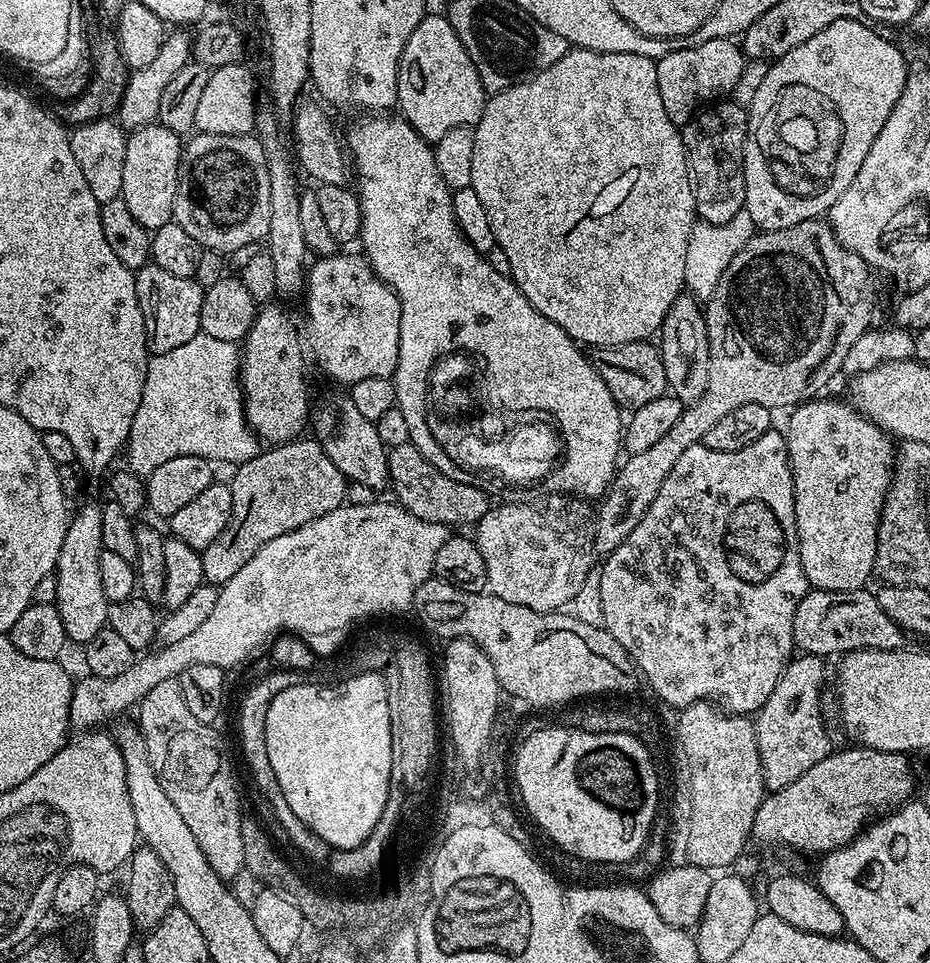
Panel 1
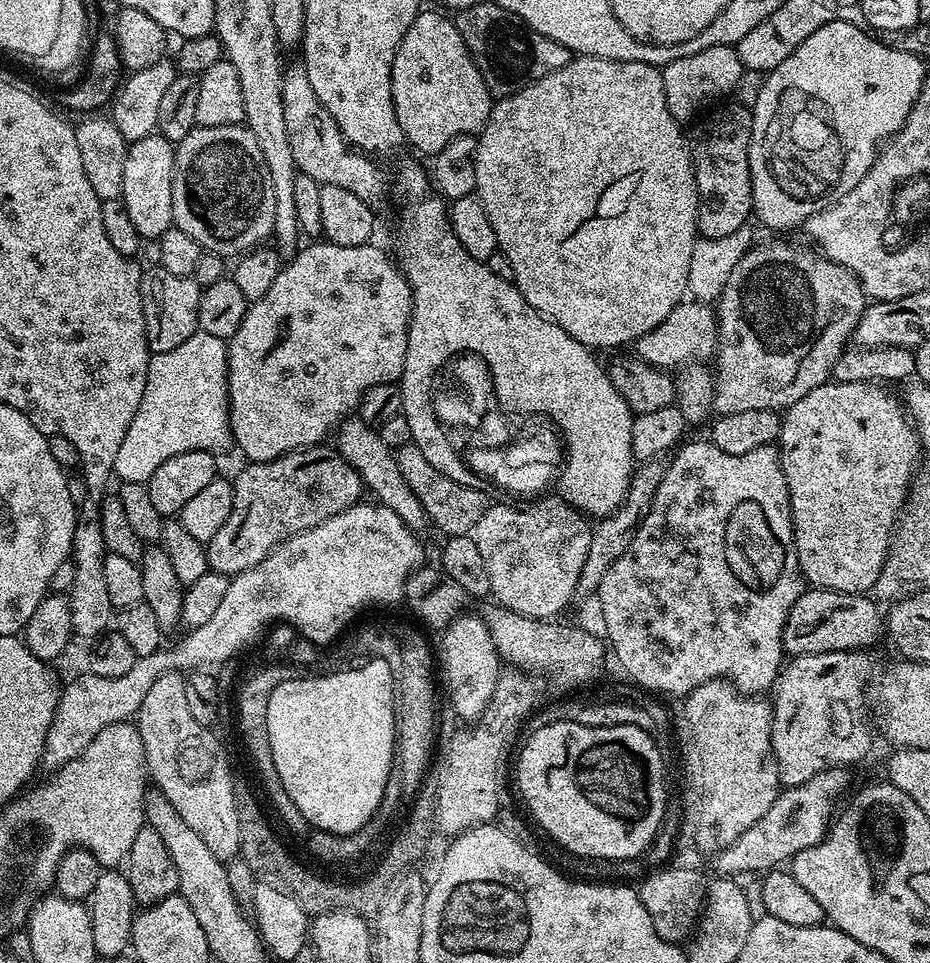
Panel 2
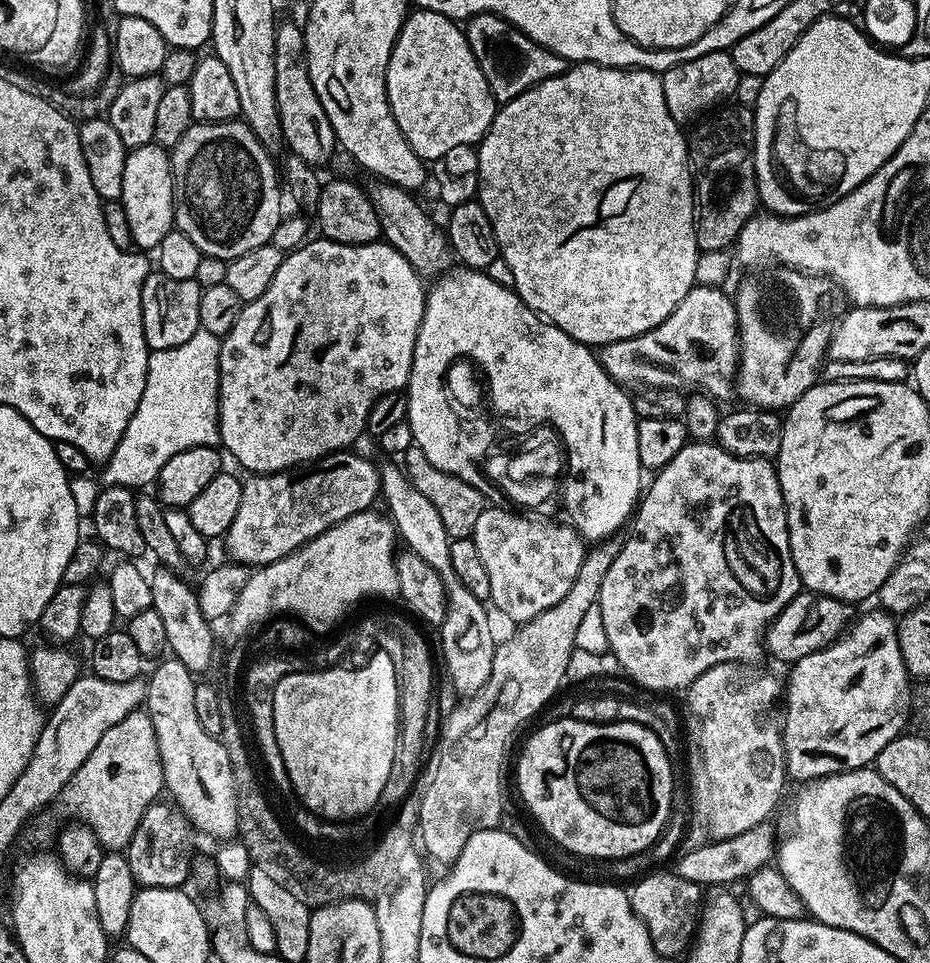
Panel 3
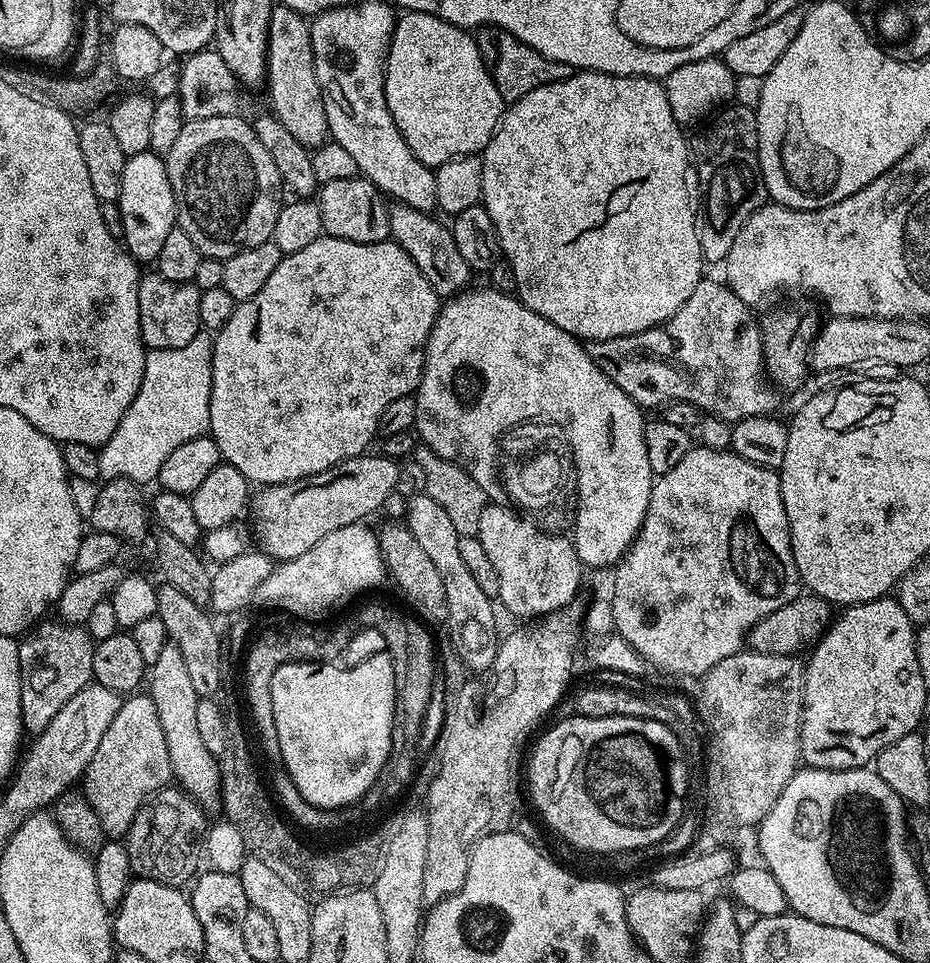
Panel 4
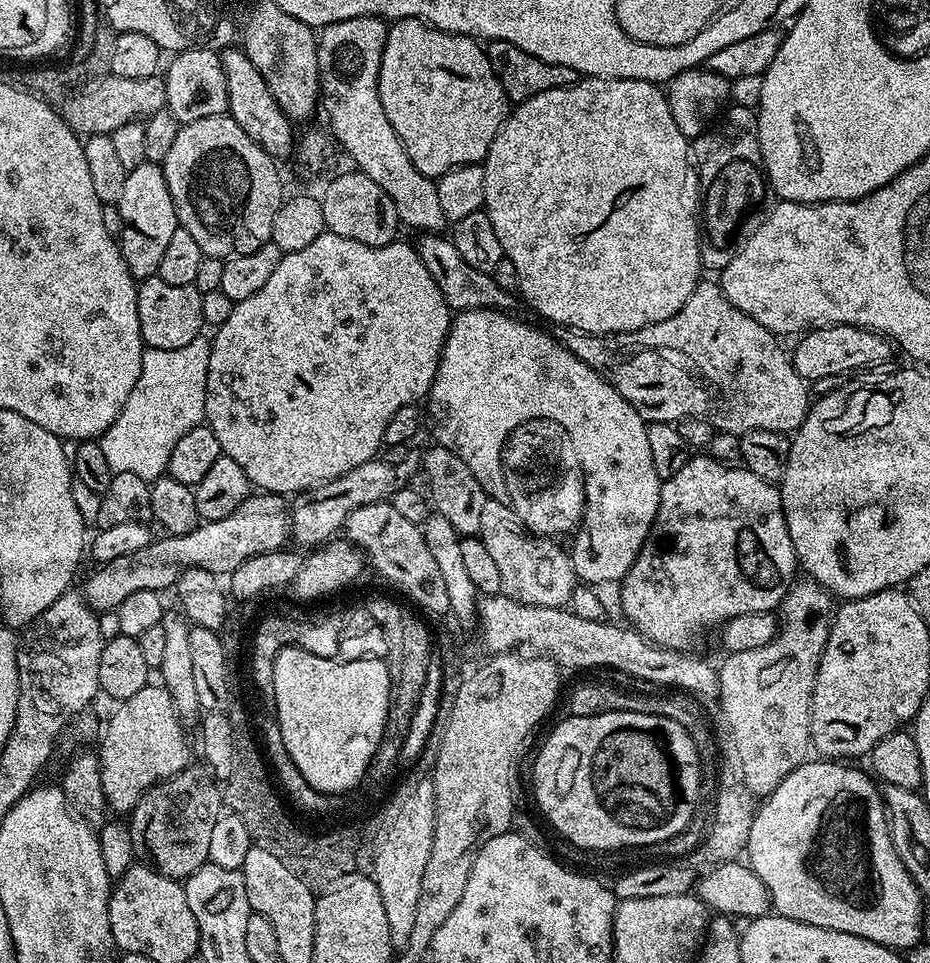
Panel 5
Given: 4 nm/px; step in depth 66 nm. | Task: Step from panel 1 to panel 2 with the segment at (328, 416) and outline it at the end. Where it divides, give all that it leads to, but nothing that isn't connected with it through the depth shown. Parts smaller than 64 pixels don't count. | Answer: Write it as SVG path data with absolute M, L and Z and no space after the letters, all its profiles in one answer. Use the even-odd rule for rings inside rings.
M346 418L335 429L334 435L336 435L334 447L337 453L350 466L354 466L354 470L358 470L358 474L364 480L365 489L369 493L373 492L376 495L373 497L379 503L394 510L394 514L398 514L398 518L402 518L402 522L406 522L406 526L410 526L413 530L429 527L428 512L414 494L414 490L406 486L406 478L402 478L402 470L398 470L393 449L388 448L386 442L382 442L377 429L366 426L359 418Z

